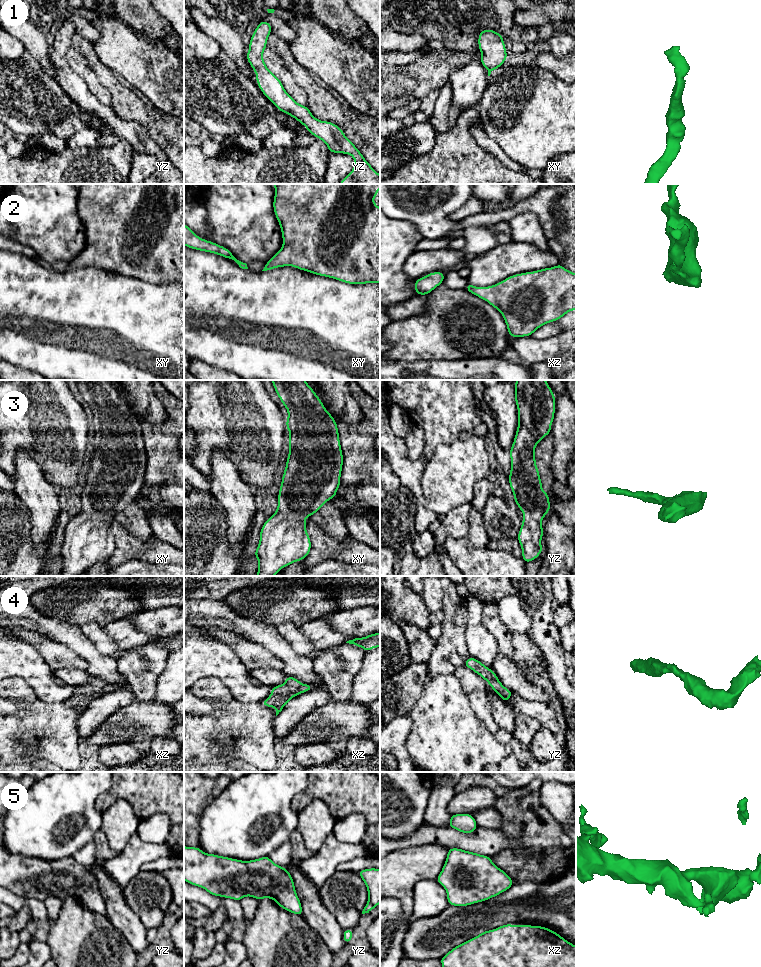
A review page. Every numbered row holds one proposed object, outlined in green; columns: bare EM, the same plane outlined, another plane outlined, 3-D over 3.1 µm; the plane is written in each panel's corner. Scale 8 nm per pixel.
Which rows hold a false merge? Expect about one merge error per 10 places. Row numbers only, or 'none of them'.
none of them

